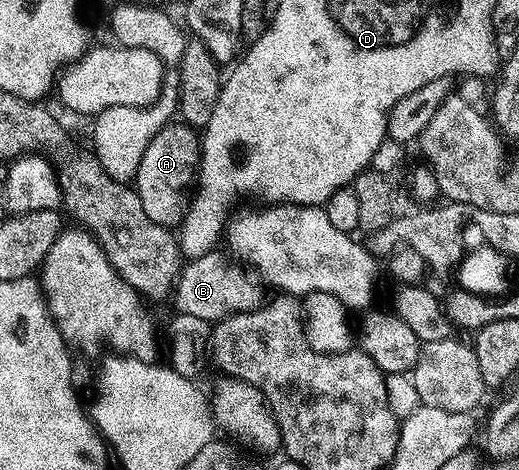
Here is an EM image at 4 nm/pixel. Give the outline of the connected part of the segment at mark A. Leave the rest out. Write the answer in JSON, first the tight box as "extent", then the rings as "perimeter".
{"extent":[134,121,201,229],"perimeter":[[[172,121],[157,132],[148,143],[134,178],[134,188],[147,216],[169,229],[181,222],[186,199],[183,190],[193,182],[200,160],[201,140],[193,126]]]}

